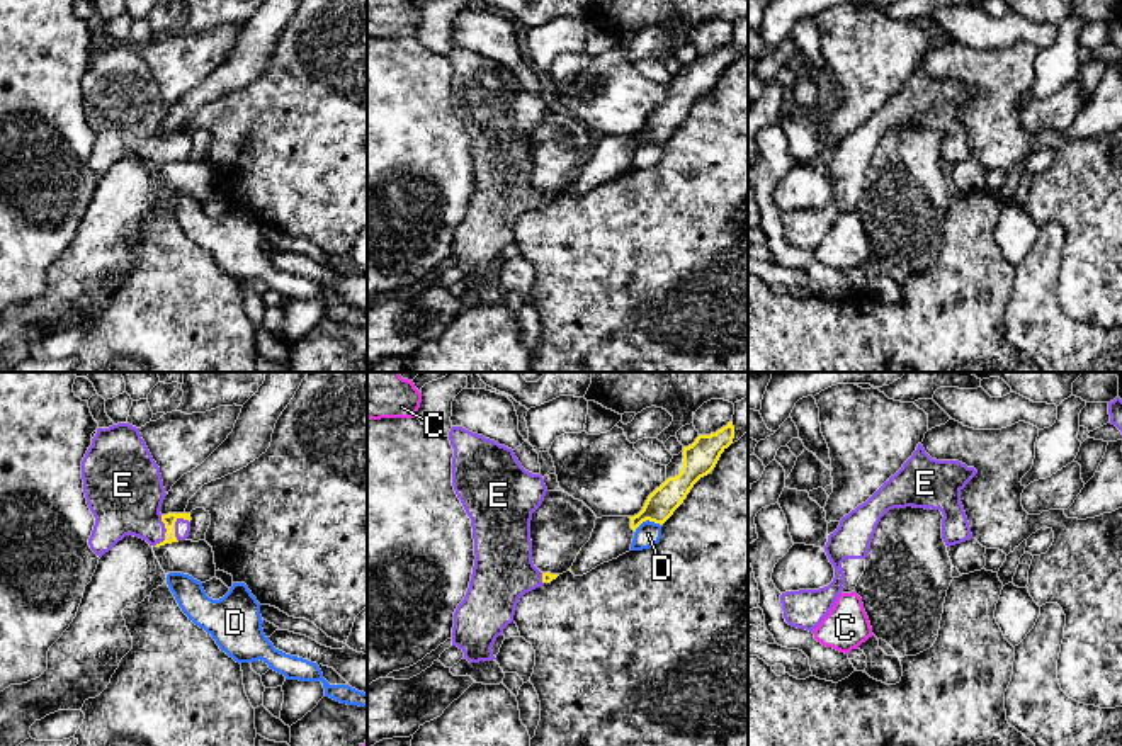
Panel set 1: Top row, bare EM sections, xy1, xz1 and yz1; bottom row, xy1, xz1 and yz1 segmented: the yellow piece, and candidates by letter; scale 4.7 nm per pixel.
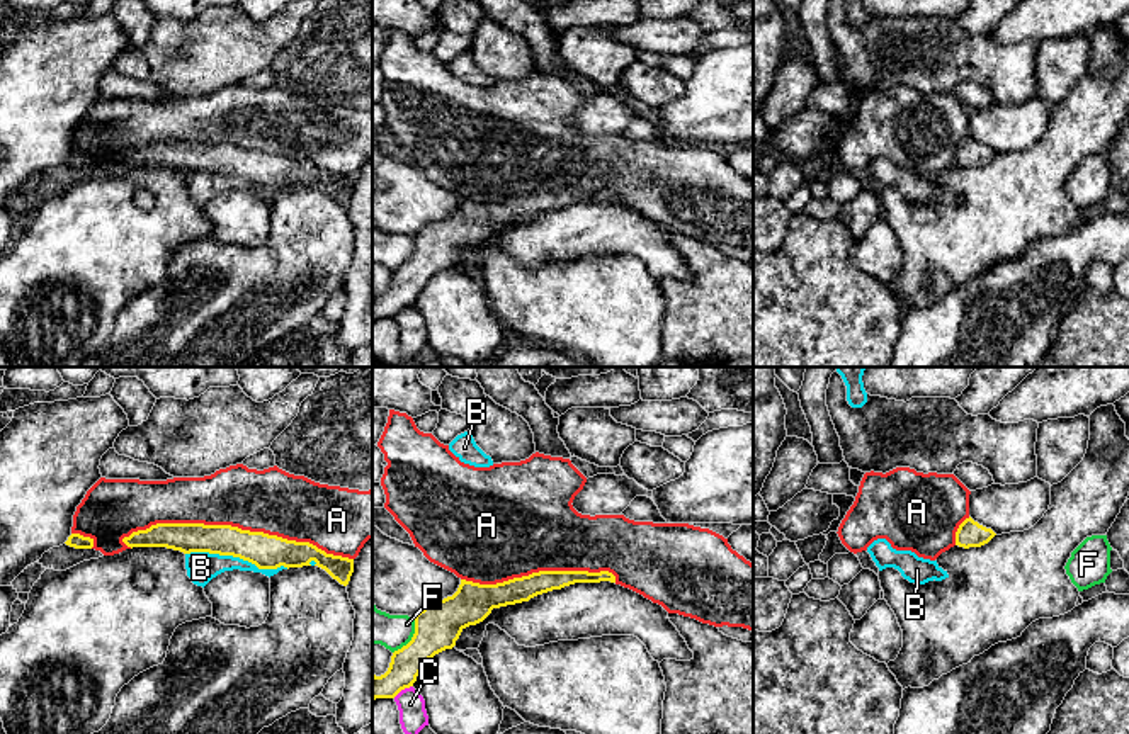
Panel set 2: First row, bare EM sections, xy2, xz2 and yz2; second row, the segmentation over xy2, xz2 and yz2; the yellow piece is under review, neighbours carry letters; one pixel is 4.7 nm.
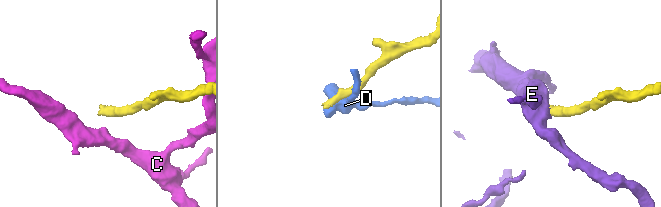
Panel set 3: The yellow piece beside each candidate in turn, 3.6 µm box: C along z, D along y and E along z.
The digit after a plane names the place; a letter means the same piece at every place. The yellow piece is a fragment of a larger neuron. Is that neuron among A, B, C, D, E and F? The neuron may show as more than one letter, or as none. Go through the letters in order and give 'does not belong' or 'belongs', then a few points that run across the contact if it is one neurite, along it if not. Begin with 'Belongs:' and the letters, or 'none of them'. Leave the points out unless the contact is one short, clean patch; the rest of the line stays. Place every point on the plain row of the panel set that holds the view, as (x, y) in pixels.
Belongs: E
A: does not belong
B: does not belong
C: does not belong | xz2 (412, 304), (393, 316)
D: does not belong | xz1 (660, 143), (645, 140), (634, 152)
E: belongs | xy1 (170, 138), (165, 152), (126, 116)
F: does not belong | xz2 (415, 237), (414, 255), (393, 272)

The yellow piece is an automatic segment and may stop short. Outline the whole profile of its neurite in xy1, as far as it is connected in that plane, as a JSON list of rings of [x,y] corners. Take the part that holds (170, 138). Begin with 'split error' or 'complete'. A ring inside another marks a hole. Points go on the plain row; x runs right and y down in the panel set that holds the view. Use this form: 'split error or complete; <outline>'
split error; [[[129,42],[97,48],[82,80],[82,99],[95,136],[88,165],[99,177],[126,155],[153,167],[189,156],[190,133],[160,133],[167,112],[139,48]]]

